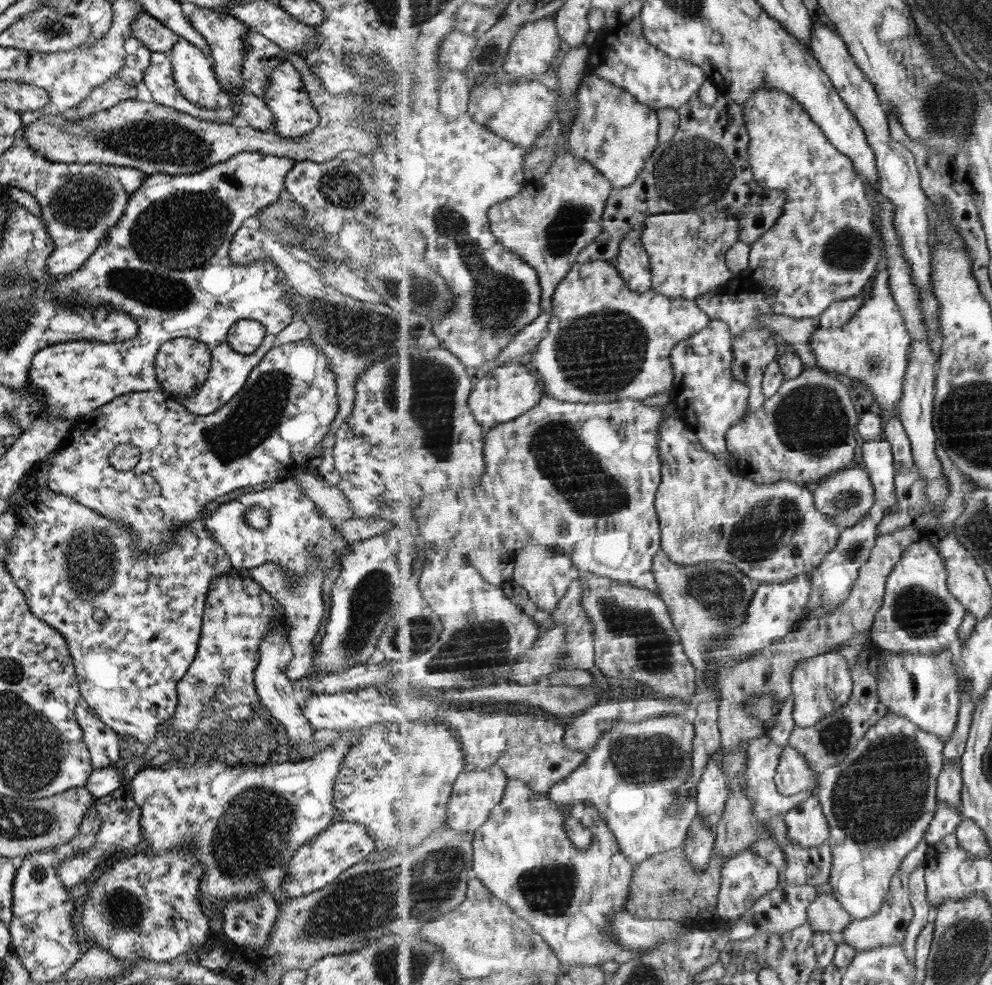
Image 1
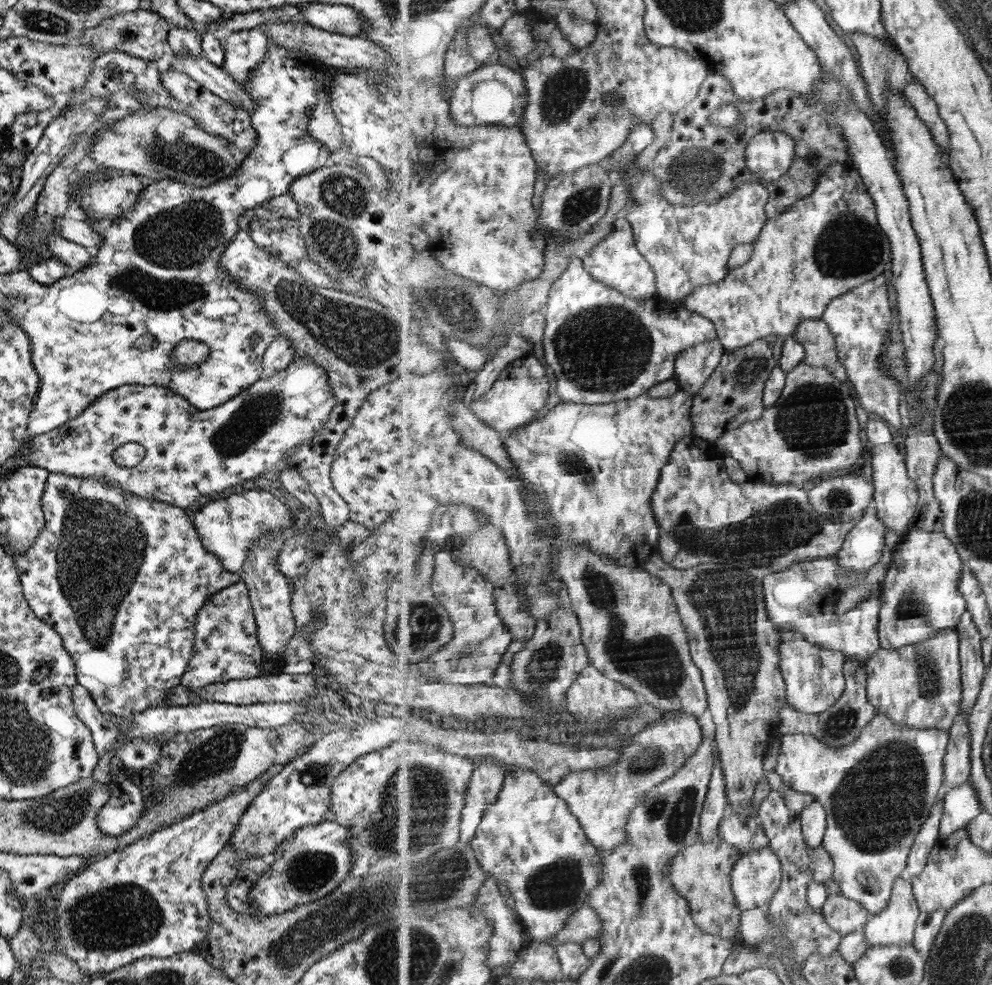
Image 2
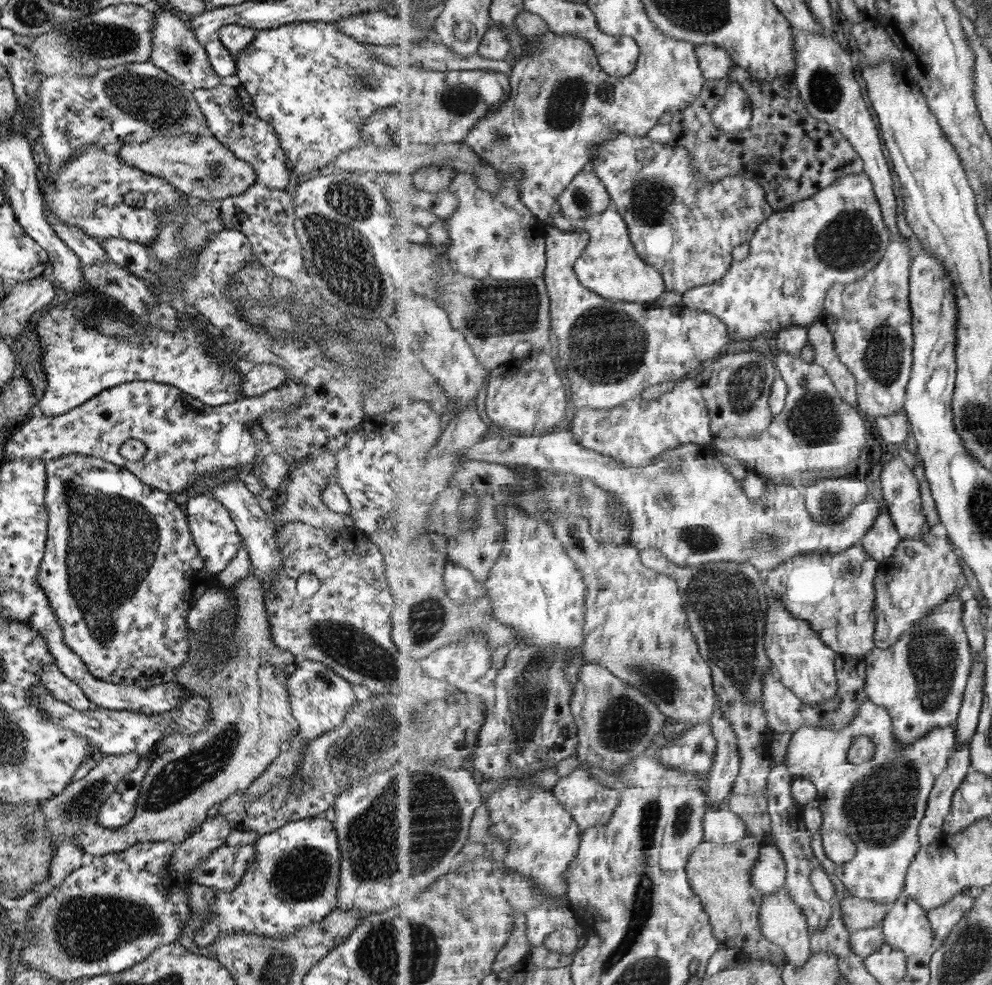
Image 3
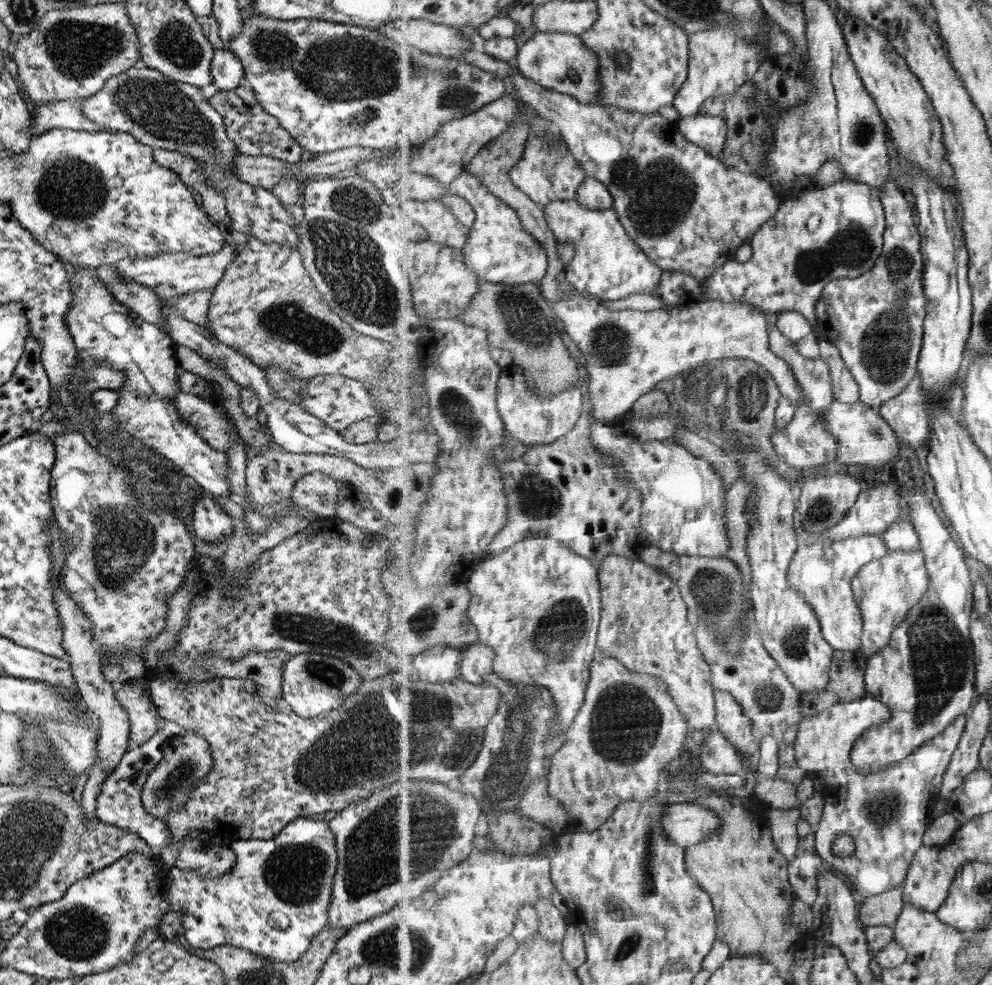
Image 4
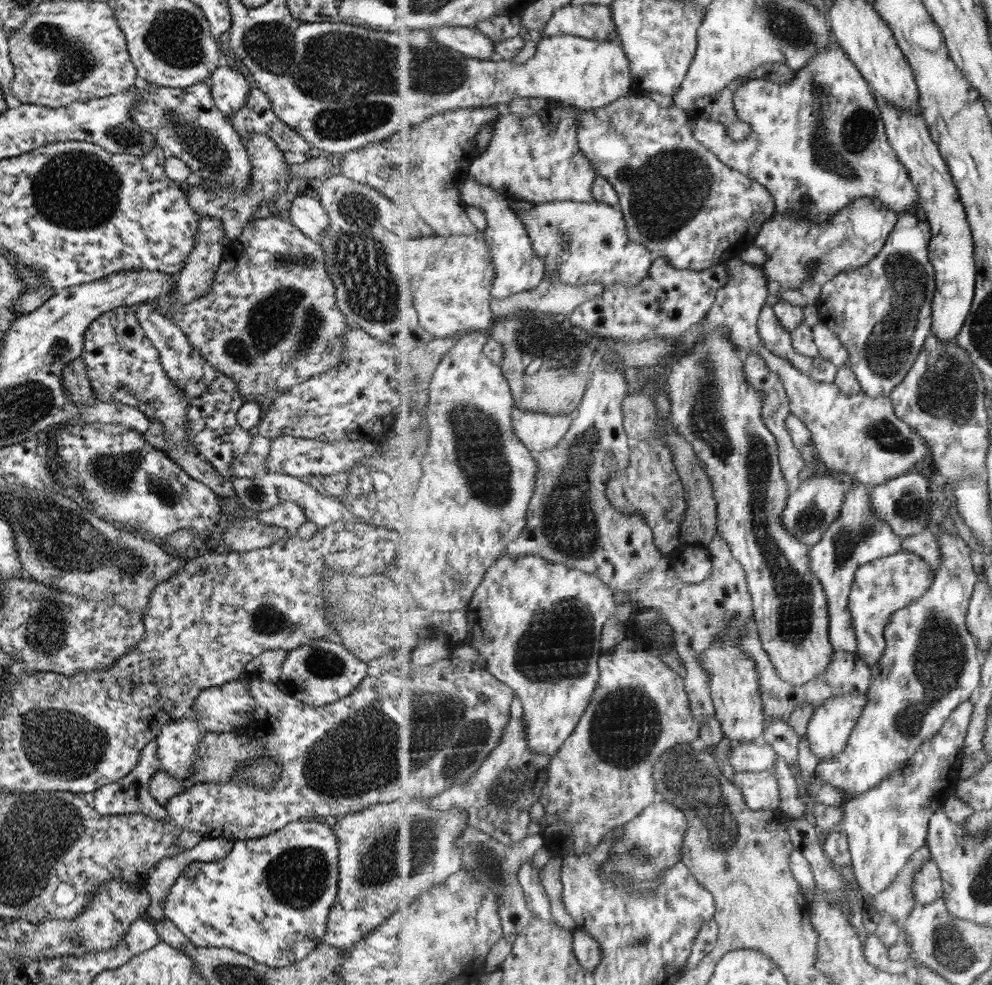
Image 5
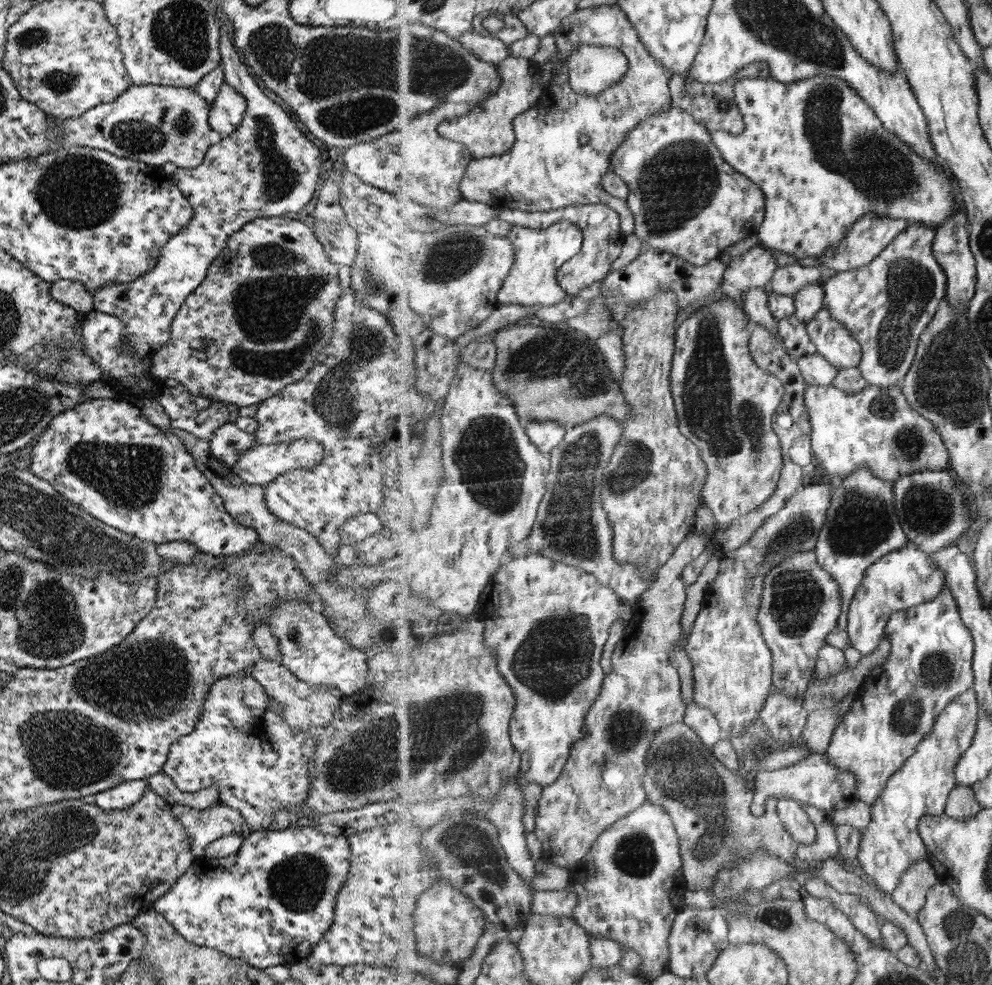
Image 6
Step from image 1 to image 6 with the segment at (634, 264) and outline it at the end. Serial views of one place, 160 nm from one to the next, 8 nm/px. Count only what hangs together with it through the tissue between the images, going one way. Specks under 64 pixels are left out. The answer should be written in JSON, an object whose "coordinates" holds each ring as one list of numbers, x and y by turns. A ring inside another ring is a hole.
{"coordinates":[[577,204,563,206,563,208,557,208,557,210,549,210,549,212,529,212,517,208,500,208,498,217,511,225,519,225,535,230,547,230,547,227,555,226,555,223,558,222,572,222,583,231,584,243,579,254,563,264,562,268,558,270,559,284,569,295,576,295,580,288,597,284,603,278,607,278,611,268,613,268,613,262,621,256,621,250,623,250,625,232,621,215,609,205]]}

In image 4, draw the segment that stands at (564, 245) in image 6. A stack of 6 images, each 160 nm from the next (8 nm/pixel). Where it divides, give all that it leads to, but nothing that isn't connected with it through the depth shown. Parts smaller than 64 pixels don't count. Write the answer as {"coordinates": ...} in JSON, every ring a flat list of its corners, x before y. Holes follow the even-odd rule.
{"coordinates":[[485,196,472,205,477,218,462,248,467,268,487,282,510,285,540,283,548,271,547,251,537,237,525,230,518,211,499,197]]}

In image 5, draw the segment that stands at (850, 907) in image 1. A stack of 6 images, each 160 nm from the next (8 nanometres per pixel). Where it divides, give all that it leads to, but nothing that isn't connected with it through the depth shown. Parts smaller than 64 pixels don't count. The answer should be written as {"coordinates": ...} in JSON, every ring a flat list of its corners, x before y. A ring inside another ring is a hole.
{"coordinates":[[841,695,826,700,825,704,814,710,808,724,806,739,809,740,811,750,819,760,835,758,847,748,849,737,851,737,851,733,857,726,866,706,866,695],[964,702,937,736,919,747,905,767,866,793,845,795,844,819,827,831,825,842,833,830,848,836,852,872,862,893,874,896,889,889,914,854,927,845,931,817,943,810,946,800,958,787,956,782,973,716,974,704]]}

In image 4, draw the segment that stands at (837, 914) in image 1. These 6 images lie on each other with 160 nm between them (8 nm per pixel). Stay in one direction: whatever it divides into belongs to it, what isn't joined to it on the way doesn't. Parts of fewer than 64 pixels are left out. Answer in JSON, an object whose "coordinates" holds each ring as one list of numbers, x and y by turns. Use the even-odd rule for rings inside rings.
{"coordinates":[[903,885,885,893,863,898,859,909,860,923,869,927,893,927,898,922,904,904]]}

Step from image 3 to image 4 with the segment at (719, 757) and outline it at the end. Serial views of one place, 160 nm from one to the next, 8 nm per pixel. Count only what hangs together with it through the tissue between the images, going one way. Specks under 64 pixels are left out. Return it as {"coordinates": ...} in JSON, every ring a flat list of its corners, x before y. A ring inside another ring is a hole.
{"coordinates":[[716,690,717,722,721,733,730,739,745,758,753,758,755,752,760,752,753,739,751,723,753,720,745,713,742,703,730,691]]}

